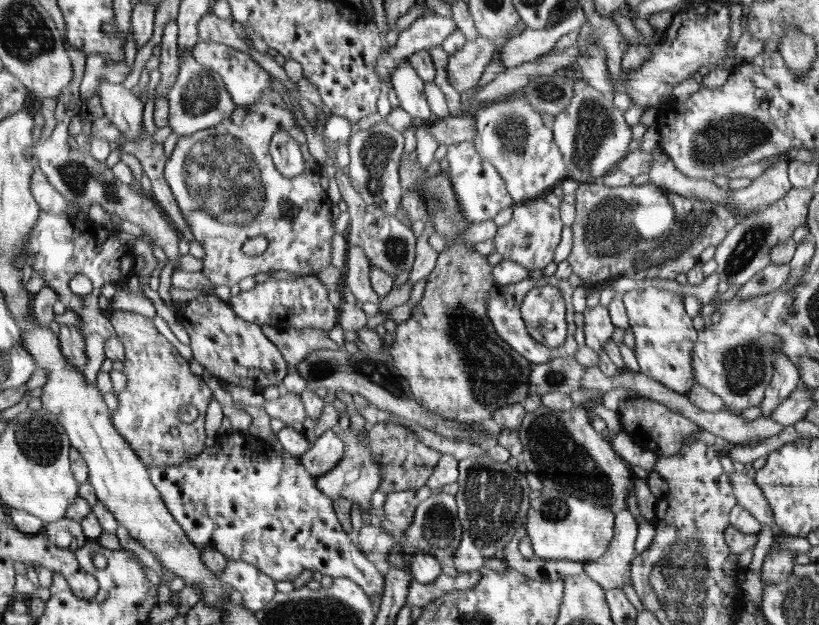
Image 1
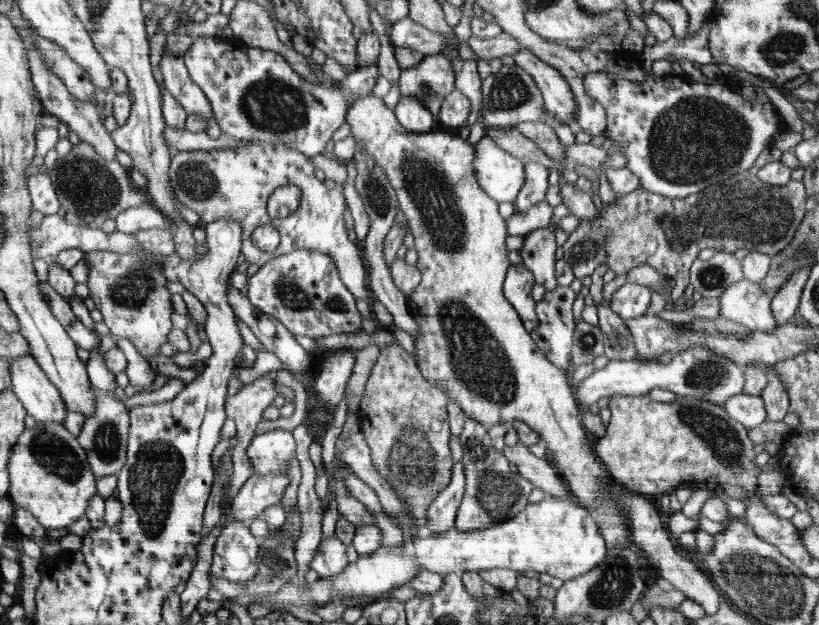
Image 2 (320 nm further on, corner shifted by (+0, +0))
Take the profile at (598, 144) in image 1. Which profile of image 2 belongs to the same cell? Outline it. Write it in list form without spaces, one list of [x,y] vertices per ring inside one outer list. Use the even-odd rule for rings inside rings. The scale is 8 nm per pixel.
[[[524,49],[513,56],[515,64],[532,76],[541,90],[545,107],[560,119],[562,124],[573,127],[575,117],[574,93],[553,66],[549,66],[532,51]]]

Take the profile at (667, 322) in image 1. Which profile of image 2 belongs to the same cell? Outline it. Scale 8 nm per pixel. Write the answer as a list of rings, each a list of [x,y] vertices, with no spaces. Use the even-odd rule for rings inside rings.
[[[626,282],[616,289],[609,306],[624,320],[641,317],[646,315],[651,296],[652,292],[648,287]]]

